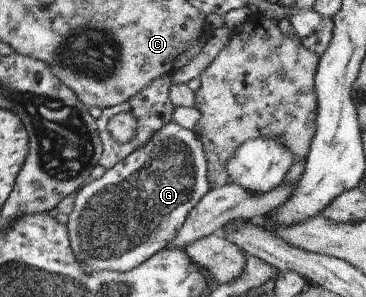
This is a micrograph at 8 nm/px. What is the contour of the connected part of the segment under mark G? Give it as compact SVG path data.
M173 120L166 122L144 146L136 148L124 160L106 169L100 178L88 180L75 192L74 206L65 223L74 258L82 262L86 274L102 270L124 272L136 268L174 240L188 211L210 189L206 155L197 135Z

